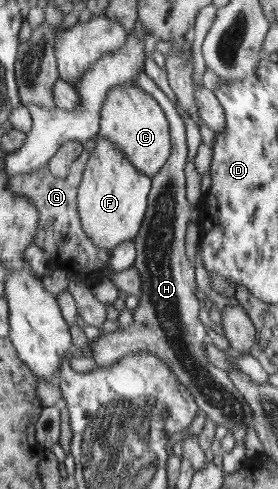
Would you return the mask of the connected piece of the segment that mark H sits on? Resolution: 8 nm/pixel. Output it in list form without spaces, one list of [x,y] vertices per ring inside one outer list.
[[[140,71],[131,83],[138,86],[139,89],[148,91],[163,107],[165,114],[167,114],[168,121],[171,126],[171,141],[172,150],[171,157],[163,168],[151,177],[151,193],[150,198],[147,200],[147,213],[146,219],[135,238],[136,261],[134,267],[142,279],[142,288],[140,288],[140,295],[138,306],[132,312],[132,324],[125,329],[120,329],[118,335],[104,335],[100,332],[98,337],[90,339],[89,348],[92,351],[92,359],[96,361],[98,368],[109,366],[111,363],[118,361],[120,358],[127,356],[130,352],[136,350],[146,350],[156,356],[162,358],[172,372],[176,374],[176,378],[190,390],[190,394],[194,396],[194,400],[199,405],[199,409],[204,410],[207,419],[211,419],[217,425],[226,427],[228,434],[235,438],[235,442],[243,443],[246,438],[246,431],[248,426],[253,422],[253,411],[251,406],[247,404],[244,396],[235,387],[235,383],[228,377],[228,373],[224,369],[212,365],[208,361],[208,355],[204,351],[204,344],[206,344],[206,331],[204,325],[198,319],[198,309],[200,309],[200,301],[196,297],[196,281],[194,281],[194,267],[190,263],[188,256],[186,256],[186,225],[190,221],[190,215],[195,215],[196,211],[188,211],[188,203],[186,203],[186,179],[184,179],[184,167],[186,167],[186,159],[188,159],[188,145],[186,145],[186,129],[184,123],[180,119],[180,115],[176,113],[174,103],[154,85],[153,79],[148,79],[148,75],[144,71]]]

